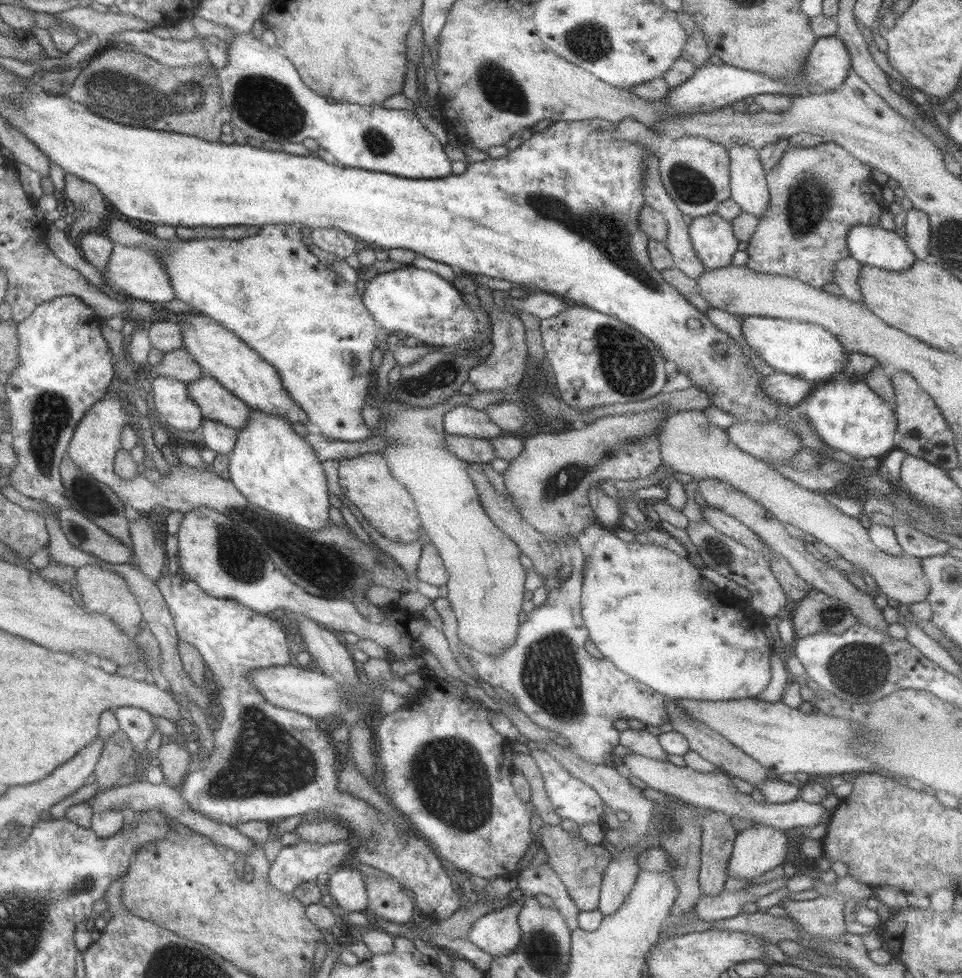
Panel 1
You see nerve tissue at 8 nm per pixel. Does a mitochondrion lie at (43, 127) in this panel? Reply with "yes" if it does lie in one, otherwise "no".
no

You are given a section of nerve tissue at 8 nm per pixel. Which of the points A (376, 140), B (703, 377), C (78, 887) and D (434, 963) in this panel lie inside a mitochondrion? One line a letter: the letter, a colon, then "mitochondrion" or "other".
A: mitochondrion
B: other
C: mitochondrion
D: other

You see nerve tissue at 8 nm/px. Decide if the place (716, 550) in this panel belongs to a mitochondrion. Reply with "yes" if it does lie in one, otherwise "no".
yes

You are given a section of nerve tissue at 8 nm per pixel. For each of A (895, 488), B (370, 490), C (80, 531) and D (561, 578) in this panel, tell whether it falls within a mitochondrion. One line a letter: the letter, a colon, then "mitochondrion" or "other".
A: other
B: other
C: mitochondrion
D: other

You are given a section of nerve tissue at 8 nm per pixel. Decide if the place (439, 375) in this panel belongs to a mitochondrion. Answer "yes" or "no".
yes

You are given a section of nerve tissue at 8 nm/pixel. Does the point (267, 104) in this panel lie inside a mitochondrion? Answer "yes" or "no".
yes

